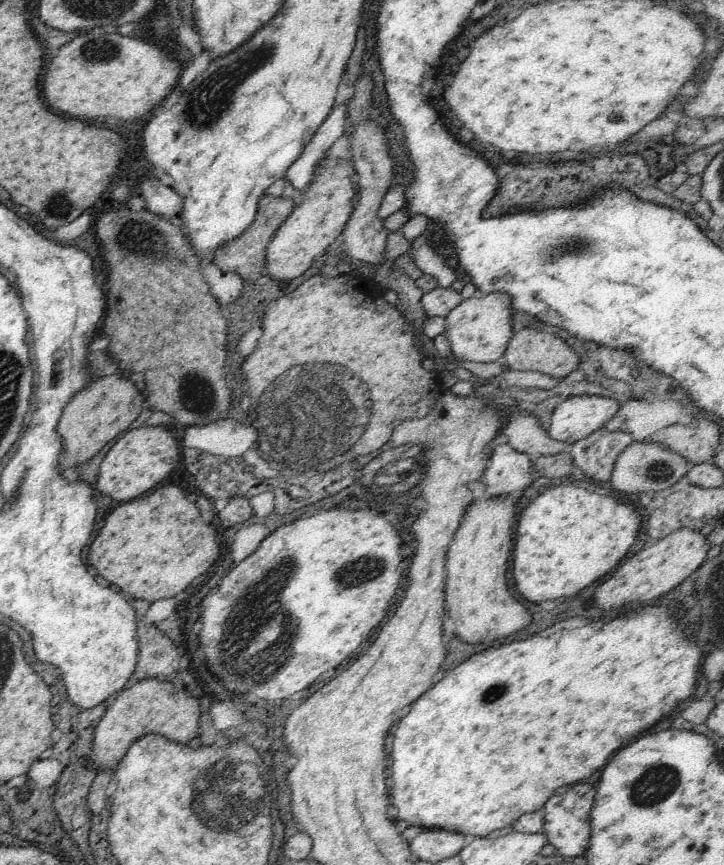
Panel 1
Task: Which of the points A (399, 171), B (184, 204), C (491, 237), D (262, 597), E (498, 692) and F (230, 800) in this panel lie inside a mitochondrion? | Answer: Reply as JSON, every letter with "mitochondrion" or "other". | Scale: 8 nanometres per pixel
{"A":"other","B":"other","C":"other","D":"mitochondrion","E":"mitochondrion","F":"mitochondrion"}

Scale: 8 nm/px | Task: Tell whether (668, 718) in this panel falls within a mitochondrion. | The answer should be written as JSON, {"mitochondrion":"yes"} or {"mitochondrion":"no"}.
{"mitochondrion":"no"}

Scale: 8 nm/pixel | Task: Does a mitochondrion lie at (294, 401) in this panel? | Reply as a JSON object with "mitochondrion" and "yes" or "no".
{"mitochondrion":"yes"}

